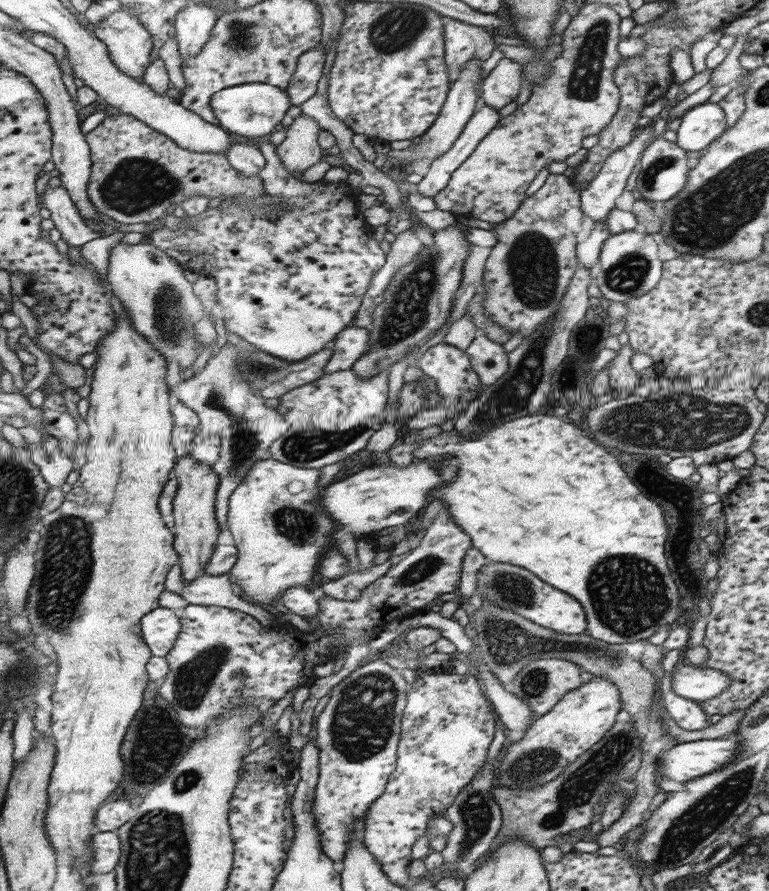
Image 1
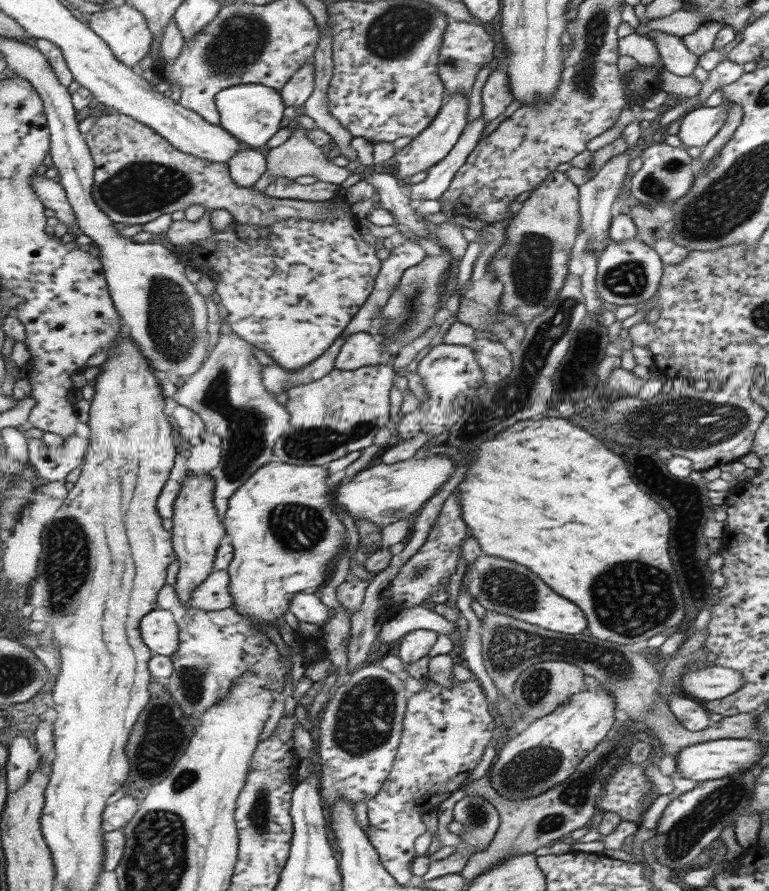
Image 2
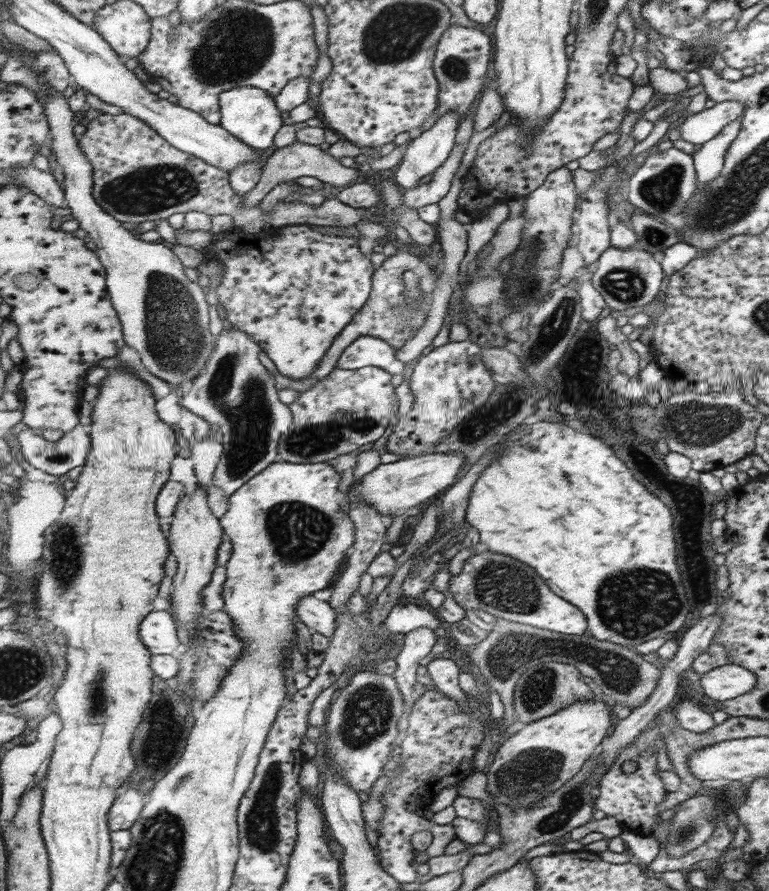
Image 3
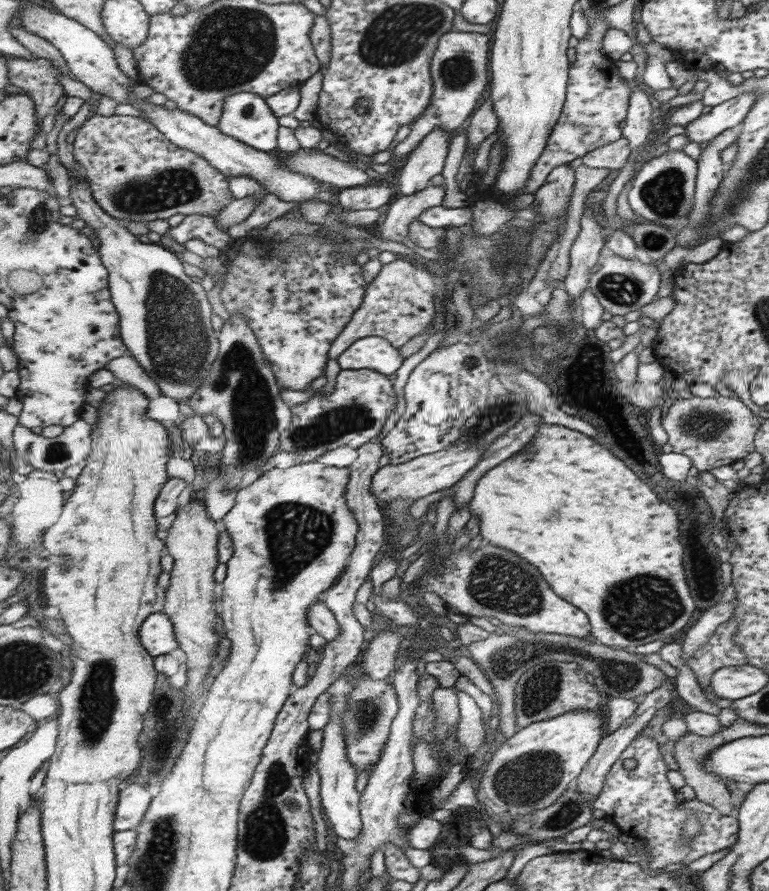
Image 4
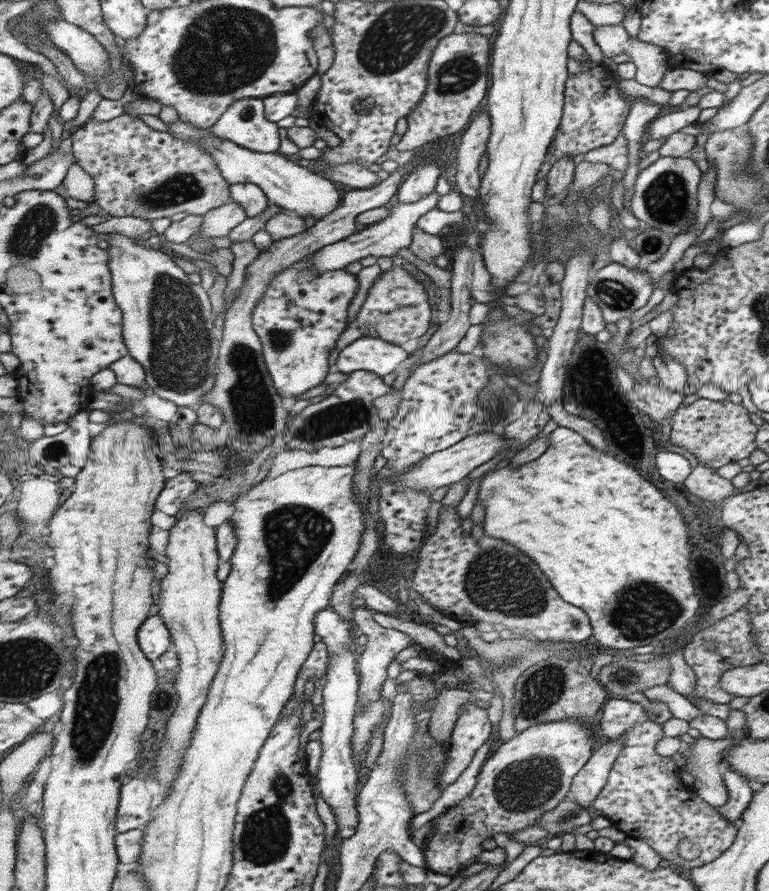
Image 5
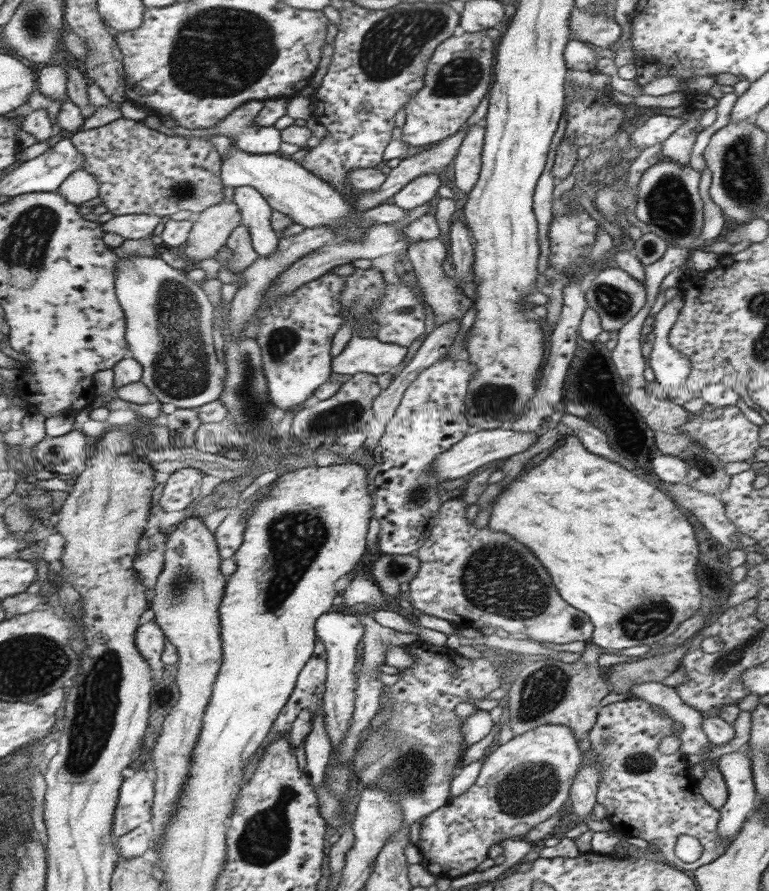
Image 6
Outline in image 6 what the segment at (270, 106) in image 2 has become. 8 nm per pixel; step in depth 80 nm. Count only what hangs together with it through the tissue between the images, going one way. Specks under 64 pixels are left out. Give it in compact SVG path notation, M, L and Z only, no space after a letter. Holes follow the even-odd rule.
M253 101L243 104L233 114L215 128L195 128L191 130L182 126L172 127L176 135L207 138L212 135L226 136L234 140L241 150L251 154L273 154L280 152L283 144L282 130L275 126L256 125L256 118L265 108L265 101Z

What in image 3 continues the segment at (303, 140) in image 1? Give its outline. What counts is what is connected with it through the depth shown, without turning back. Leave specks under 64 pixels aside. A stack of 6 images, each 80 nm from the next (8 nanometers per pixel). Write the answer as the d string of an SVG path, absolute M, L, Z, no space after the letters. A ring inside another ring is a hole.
M297 138L294 143L276 149L268 156L266 165L262 171L262 179L253 190L250 190L245 195L246 200L244 200L244 205L246 207L259 205L267 196L267 193L271 192L279 183L293 181L296 178L301 178L301 176L313 176L323 183L342 186L343 188L368 179L358 168L343 166L339 159L328 154L327 150L323 151L319 146L304 143Z

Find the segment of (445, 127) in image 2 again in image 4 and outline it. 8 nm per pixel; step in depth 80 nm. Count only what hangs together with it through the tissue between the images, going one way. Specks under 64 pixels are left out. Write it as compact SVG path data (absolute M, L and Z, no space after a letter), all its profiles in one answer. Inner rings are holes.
M435 129L417 149L406 156L398 175L401 195L424 191L431 185L431 176L439 176L443 172L443 162L450 144L448 133L445 129Z

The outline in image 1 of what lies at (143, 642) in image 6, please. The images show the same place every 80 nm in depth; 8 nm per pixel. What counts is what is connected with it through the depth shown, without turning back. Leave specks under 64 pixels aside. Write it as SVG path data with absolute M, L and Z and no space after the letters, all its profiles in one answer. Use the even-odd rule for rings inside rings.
M158 608L141 618L143 638L155 656L166 657L182 631L182 622L169 608Z

